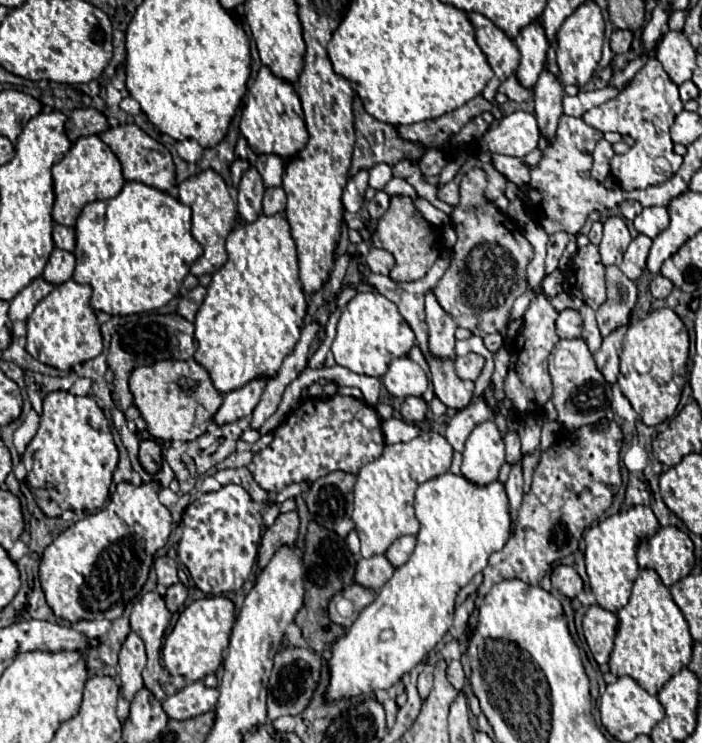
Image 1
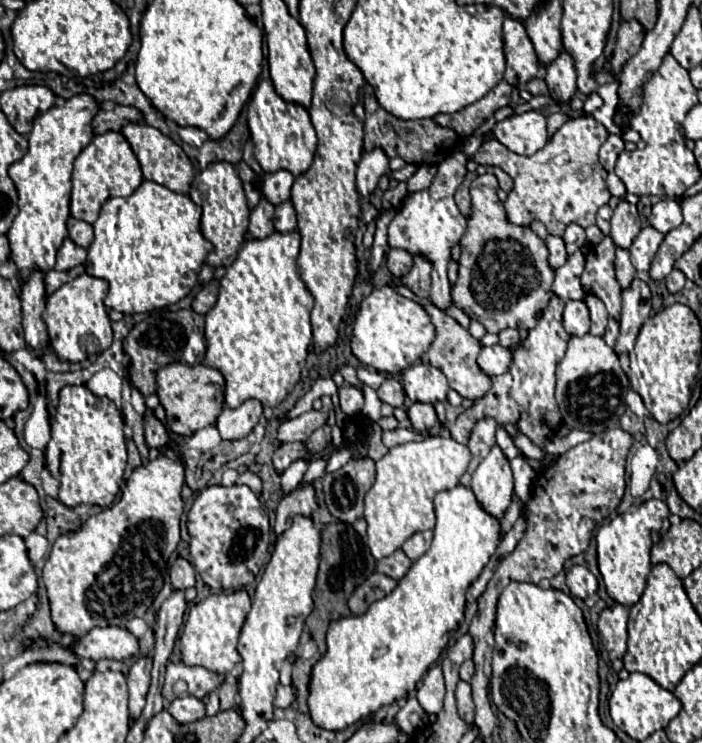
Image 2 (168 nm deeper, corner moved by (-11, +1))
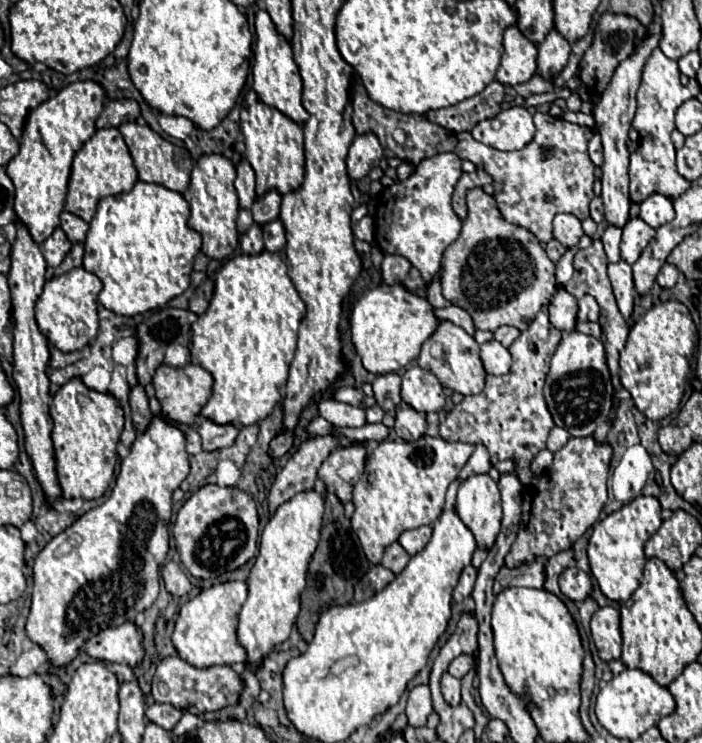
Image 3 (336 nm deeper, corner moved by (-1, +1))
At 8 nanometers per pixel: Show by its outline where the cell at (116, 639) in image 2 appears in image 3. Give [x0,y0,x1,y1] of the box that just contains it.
[84,622,144,668]

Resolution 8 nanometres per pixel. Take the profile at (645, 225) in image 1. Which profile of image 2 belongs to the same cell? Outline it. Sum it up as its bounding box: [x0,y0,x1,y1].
[648,198,682,234]

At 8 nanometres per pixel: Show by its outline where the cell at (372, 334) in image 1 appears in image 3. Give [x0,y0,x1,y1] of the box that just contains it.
[350,284,438,374]

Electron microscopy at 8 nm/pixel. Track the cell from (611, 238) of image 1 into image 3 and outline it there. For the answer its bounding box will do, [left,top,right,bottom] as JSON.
[594,8,660,226]

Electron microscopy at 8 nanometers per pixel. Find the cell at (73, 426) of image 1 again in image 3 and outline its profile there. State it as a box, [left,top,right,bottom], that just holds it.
[50,378,124,498]

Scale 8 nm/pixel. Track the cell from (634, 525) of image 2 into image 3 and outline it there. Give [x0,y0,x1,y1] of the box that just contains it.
[588,496,660,602]

